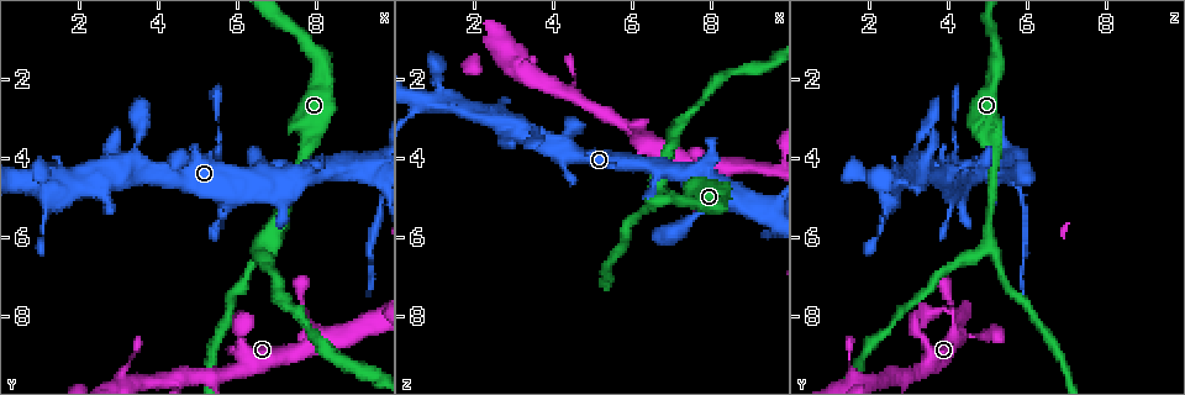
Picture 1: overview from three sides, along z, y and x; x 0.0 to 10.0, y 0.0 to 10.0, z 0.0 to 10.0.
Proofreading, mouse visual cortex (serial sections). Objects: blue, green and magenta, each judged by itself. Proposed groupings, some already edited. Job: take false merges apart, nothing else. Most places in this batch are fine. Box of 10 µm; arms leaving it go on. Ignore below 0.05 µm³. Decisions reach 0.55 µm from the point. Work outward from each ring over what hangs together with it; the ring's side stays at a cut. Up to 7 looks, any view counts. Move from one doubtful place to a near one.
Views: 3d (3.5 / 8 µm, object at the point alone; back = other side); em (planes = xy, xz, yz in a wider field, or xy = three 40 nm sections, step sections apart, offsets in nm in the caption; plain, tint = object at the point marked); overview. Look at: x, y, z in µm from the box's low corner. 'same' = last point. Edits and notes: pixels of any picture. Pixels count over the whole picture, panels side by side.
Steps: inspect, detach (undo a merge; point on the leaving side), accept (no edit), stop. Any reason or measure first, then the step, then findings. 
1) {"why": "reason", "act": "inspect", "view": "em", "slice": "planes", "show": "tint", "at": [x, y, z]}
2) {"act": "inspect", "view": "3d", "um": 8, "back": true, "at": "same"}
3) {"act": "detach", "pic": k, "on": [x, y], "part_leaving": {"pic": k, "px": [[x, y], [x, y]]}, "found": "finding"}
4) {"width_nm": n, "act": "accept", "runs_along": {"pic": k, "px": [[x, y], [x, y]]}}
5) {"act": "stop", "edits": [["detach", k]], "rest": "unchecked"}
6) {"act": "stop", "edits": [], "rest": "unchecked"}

{"why": "sharp bend", "act": "inspect", "view": "3d", "um": 3.5, "at": [4.40, 4.15, 3.35]}

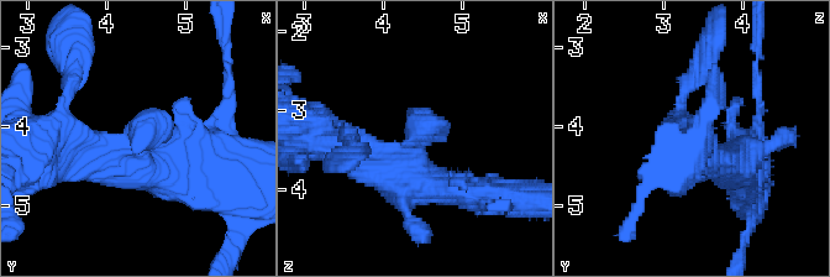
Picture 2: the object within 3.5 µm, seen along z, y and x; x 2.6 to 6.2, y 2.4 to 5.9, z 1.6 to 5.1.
{"act": "inspect", "view": "em", "slice": "xy", "step": 3, "show": "tint", "at": [4.35, 4.20, 3.40]}

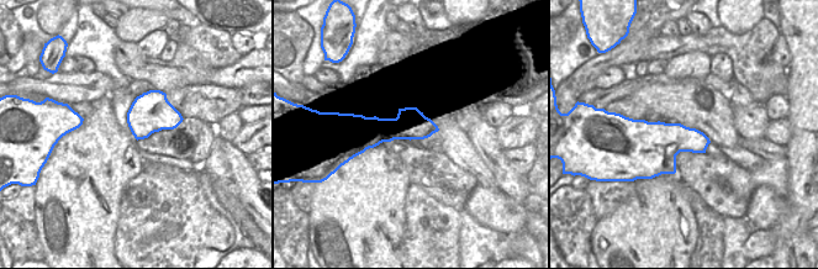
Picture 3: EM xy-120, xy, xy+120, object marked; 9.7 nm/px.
{"width_nm": 320, "act": "accept", "runs_along": {"pic": 2, "px": [[741, 165], [709, 153], [674, 119]]}, "found": "one cell here"}

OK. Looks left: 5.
{"why": "three arms meet", "act": "inspect", "view": "3d", "um": 3.5, "at": [6.60, 6.20, 5.05]}

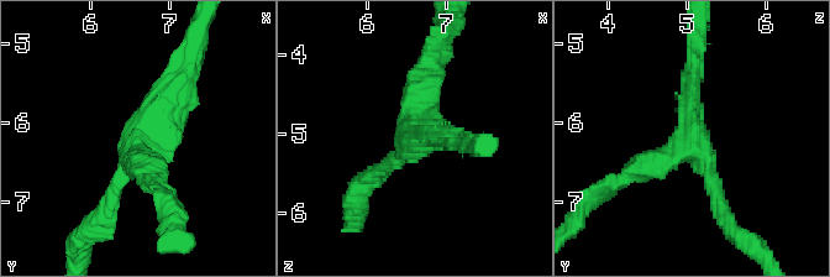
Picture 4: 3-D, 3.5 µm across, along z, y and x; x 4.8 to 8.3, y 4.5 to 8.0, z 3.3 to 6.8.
{"arms": 3, "arm_widths_nm": [200, 250, 350], "why": "shape alone is not enough", "act": "inspect", "view": "em", "slice": "xy", "step": 5, "show": "tint", "at": [6.65, 6.20, 5.05]}

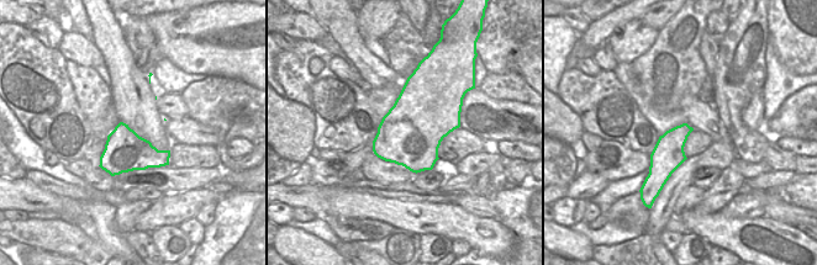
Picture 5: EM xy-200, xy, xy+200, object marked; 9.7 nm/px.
{"act": "accept", "runs_along": {"pic": 4, "px": [[692, 71], [692, 140], [625, 177]]}, "found": "one cell here"}

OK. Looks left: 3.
{"why": "sharp bend", "act": "inspect", "view": "3d", "um": 8, "at": [6.95, 4.55, 4.35]}

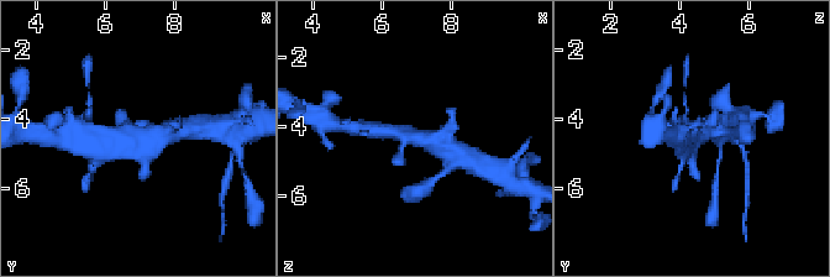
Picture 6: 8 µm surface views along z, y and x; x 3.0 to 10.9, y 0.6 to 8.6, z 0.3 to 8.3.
{"act": "inspect", "view": "3d", "um": 3.5, "at": "same"}

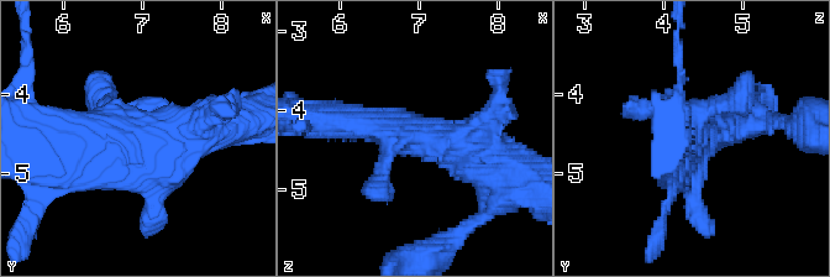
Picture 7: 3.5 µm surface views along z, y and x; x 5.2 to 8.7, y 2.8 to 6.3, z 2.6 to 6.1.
{"arm_widths_nm": [200, 250, 500, 600], "act": "accept", "found": "one cell here"}

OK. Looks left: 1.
{"act": "stop", "edits": [], "rest": "unchecked"}

